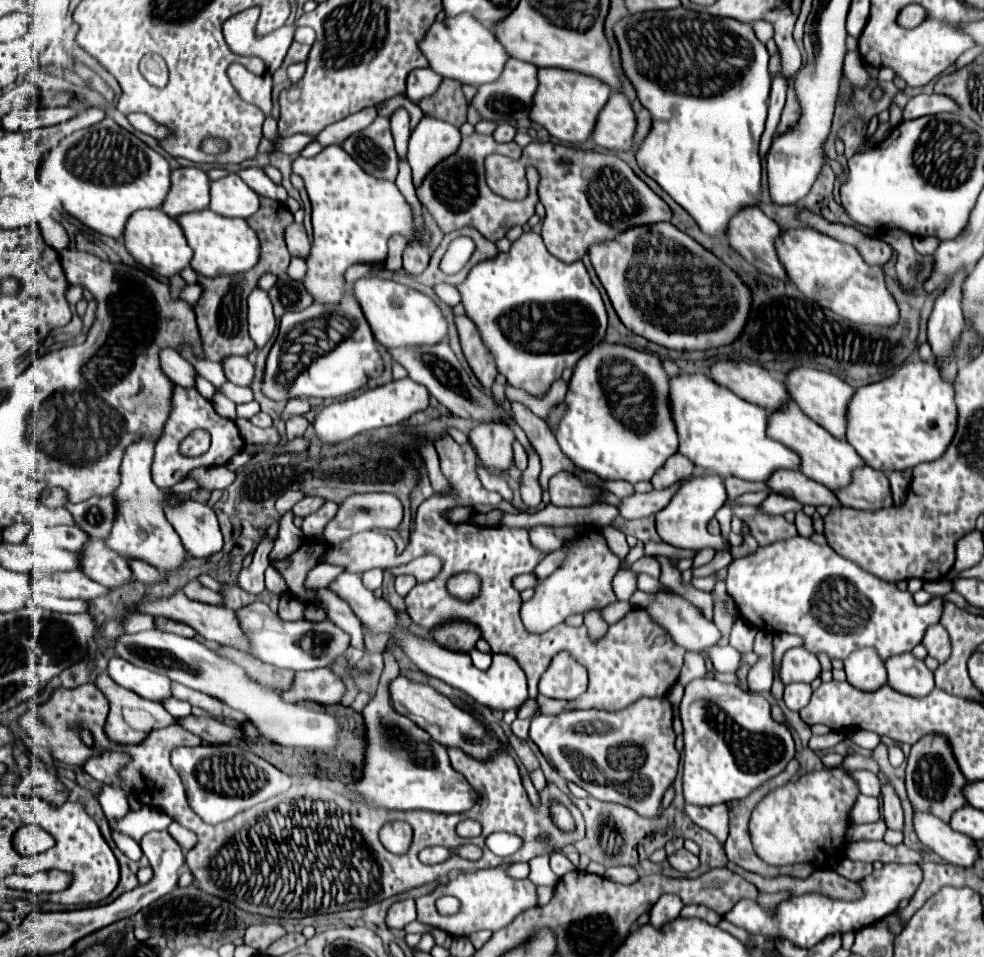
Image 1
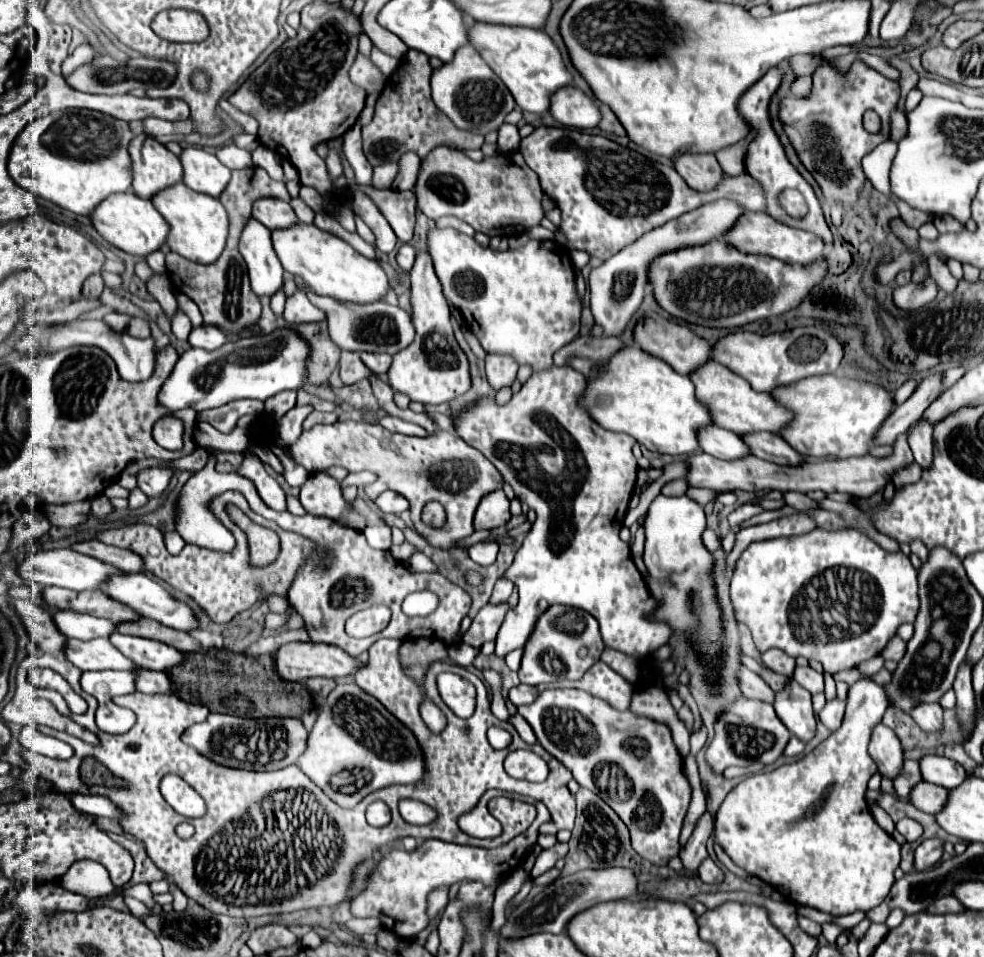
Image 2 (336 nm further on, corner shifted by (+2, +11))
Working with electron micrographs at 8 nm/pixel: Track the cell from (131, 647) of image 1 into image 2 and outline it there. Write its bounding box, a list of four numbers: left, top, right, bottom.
[53,611,115,639]

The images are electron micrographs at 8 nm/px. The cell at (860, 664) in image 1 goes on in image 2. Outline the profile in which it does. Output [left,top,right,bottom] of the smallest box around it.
[713,681,901,915]

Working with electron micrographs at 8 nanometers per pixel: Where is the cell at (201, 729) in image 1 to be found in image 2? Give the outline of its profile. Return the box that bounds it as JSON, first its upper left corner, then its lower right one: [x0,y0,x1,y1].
[133,669,171,693]

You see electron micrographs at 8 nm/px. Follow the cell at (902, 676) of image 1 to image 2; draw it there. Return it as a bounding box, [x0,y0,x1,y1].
[909,703,943,731]

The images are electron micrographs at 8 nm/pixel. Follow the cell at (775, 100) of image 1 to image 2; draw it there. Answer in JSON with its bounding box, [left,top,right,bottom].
[717,133,753,175]

